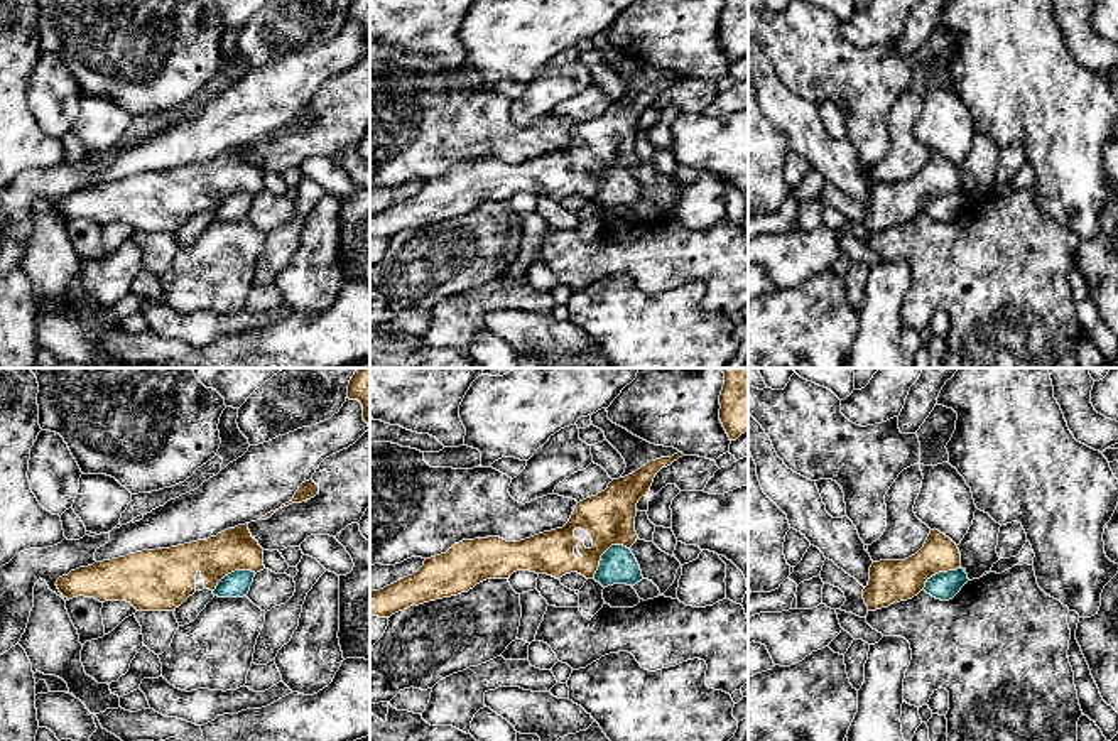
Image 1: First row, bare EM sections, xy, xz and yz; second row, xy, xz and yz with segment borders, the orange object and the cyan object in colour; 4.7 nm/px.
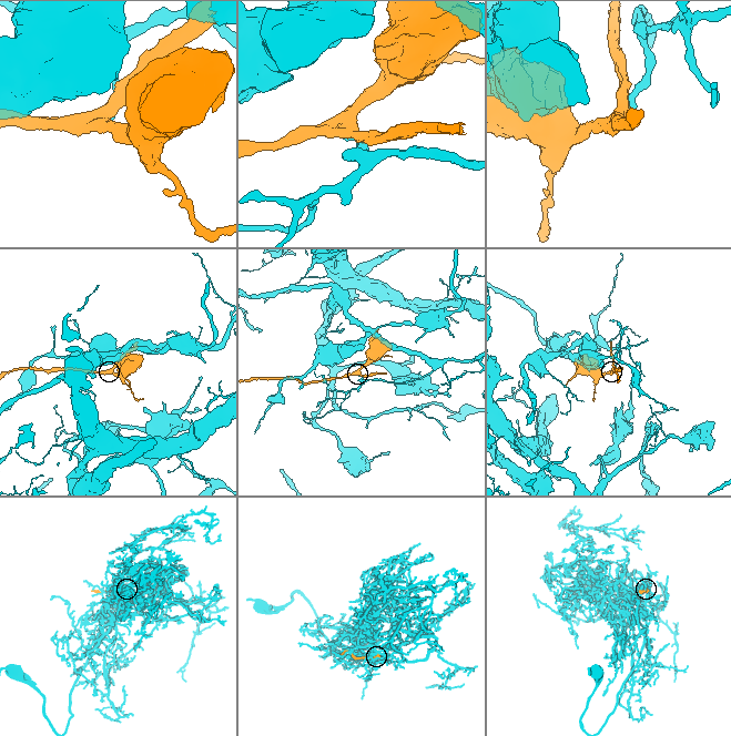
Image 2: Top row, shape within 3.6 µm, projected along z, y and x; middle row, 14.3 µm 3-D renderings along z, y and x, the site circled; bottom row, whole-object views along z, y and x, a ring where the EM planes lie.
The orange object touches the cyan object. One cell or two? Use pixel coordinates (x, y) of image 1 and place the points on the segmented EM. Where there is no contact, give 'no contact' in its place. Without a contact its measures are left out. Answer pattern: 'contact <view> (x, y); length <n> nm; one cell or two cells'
contact xz (603, 552); length 240 nm; two cells

